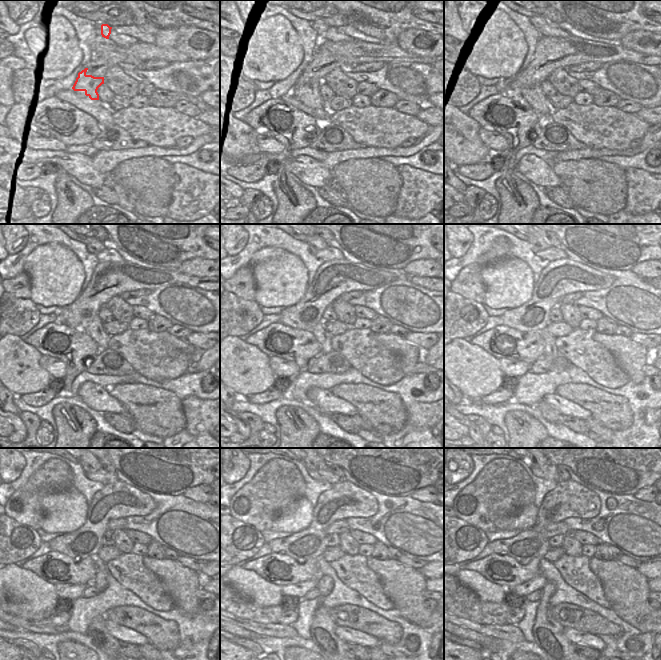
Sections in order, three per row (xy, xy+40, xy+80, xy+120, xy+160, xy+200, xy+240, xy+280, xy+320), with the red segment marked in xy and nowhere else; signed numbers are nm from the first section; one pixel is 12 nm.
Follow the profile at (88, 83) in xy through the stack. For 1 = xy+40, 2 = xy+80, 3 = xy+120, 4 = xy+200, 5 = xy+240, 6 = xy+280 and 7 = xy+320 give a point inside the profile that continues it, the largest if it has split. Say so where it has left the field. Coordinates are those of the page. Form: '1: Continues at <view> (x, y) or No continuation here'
1: Continues at xy+40 (313, 86)
2: Continues at xy+80 (544, 108)
3: Continues at xy+120 (96, 331)
4: Continues at xy+200 (551, 351)
5: Continues at xy+240 (100, 581)
6: Continues at xy+280 (325, 583)
7: Continues at xy+320 (548, 634).

